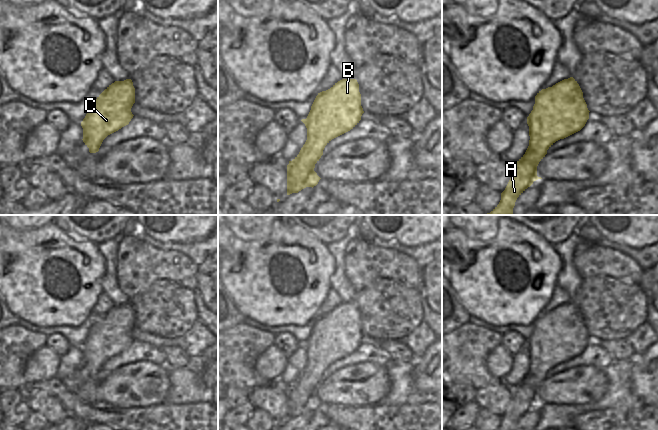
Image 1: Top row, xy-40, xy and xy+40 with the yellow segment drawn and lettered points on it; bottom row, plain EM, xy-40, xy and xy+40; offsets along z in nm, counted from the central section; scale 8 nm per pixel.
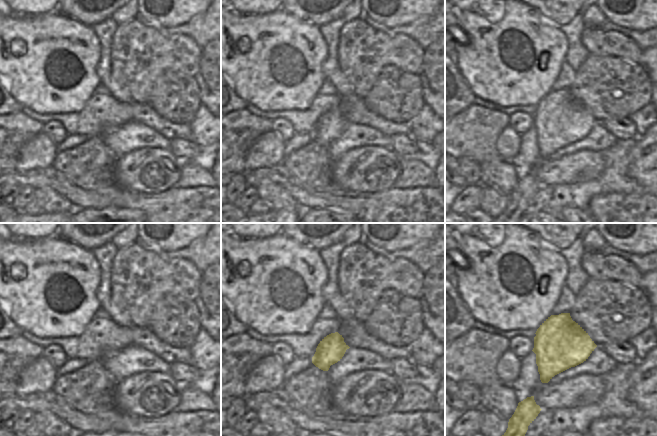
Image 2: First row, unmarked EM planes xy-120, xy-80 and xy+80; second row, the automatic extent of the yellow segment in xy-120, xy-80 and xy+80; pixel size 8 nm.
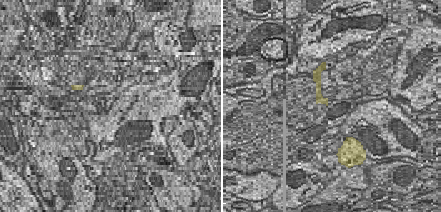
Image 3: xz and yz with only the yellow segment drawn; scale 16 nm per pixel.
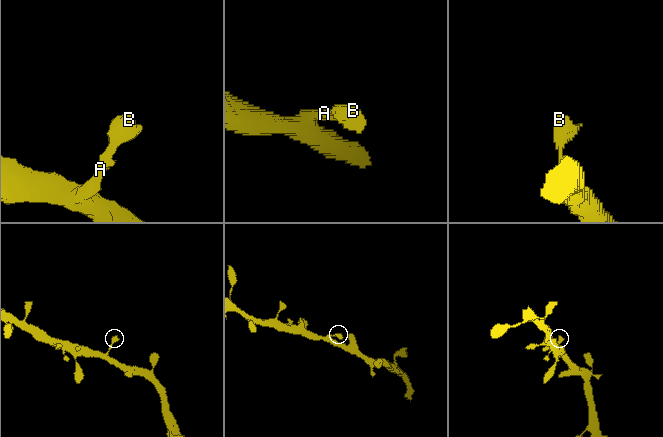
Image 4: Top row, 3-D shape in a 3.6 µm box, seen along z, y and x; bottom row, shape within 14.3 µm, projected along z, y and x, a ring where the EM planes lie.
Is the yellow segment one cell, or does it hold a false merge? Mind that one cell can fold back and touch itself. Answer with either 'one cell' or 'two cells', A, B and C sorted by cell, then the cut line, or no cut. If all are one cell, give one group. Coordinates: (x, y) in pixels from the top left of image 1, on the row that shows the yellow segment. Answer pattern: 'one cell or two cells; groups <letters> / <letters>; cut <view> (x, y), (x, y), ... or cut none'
one cell; groups A B C; cut none

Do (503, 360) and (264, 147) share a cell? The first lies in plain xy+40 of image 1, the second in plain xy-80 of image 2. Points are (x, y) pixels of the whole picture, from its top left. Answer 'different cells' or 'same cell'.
same cell

